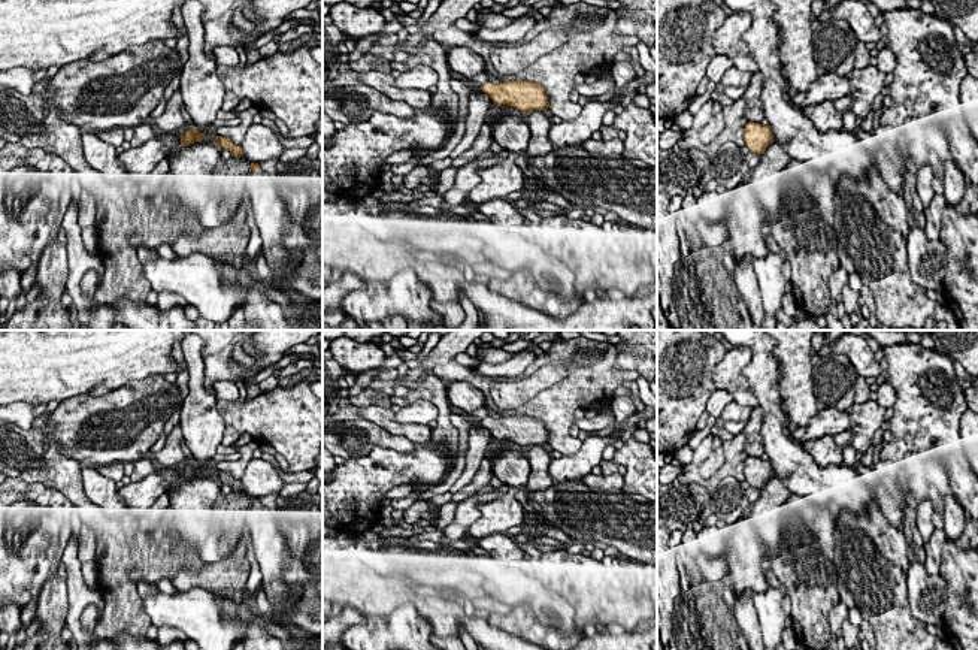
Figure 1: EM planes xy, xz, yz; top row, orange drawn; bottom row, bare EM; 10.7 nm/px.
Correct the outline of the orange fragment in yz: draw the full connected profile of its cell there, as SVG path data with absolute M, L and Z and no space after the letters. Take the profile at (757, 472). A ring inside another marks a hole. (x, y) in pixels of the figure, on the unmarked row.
M748 456L744 465L745 481L750 487L761 490L766 483L773 477L773 468L770 460L761 460L760 457Z

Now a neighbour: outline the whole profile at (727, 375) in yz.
M747 345L733 347L724 359L714 366L712 381L717 390L726 390L733 396L733 402L747 406L757 406L759 400L750 387L742 369L750 365L753 351Z

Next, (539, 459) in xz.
M532 445L526 451L526 457L530 463L530 475L527 481L527 489L530 492L546 490L552 486L552 478L549 475L549 463L552 456L545 450L545 445Z

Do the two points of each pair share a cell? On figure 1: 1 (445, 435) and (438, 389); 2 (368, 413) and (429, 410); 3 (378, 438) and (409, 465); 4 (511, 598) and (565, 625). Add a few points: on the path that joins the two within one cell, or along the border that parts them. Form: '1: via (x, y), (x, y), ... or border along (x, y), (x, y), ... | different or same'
1: via (444, 423), (441, 401) | same
2: border along (394, 413), (394, 419), (400, 423), (427, 425) | different
3: border along (415, 446), (408, 452), (374, 447), (357, 459) | different
4: via (524, 596), (530, 596), (551, 617) | same

